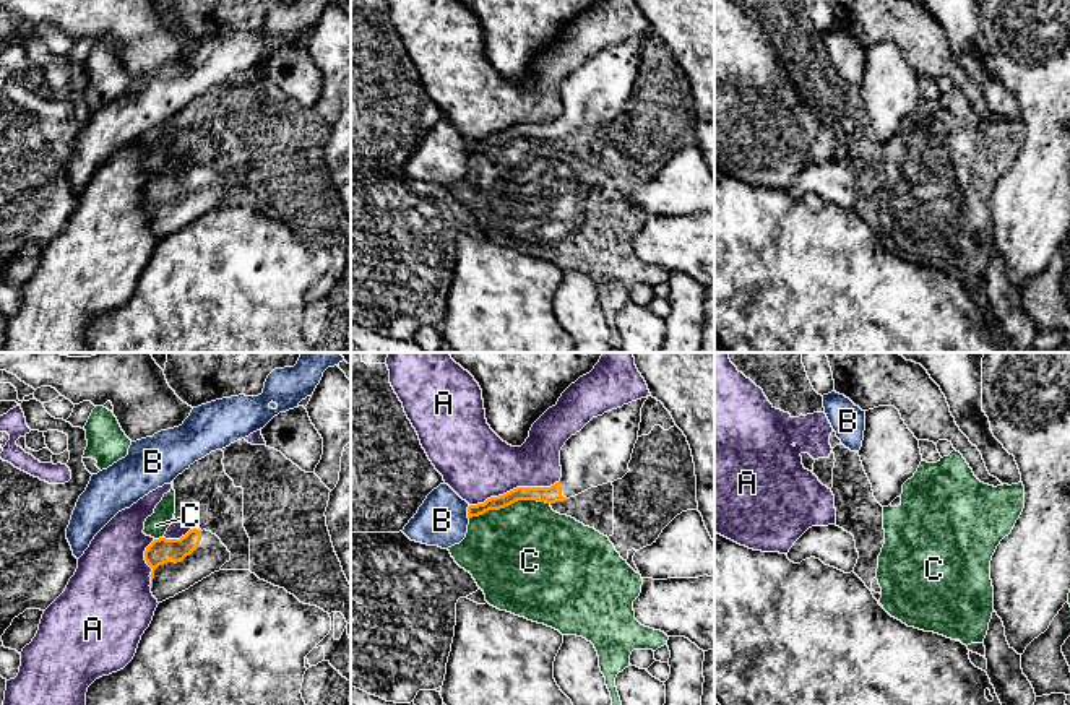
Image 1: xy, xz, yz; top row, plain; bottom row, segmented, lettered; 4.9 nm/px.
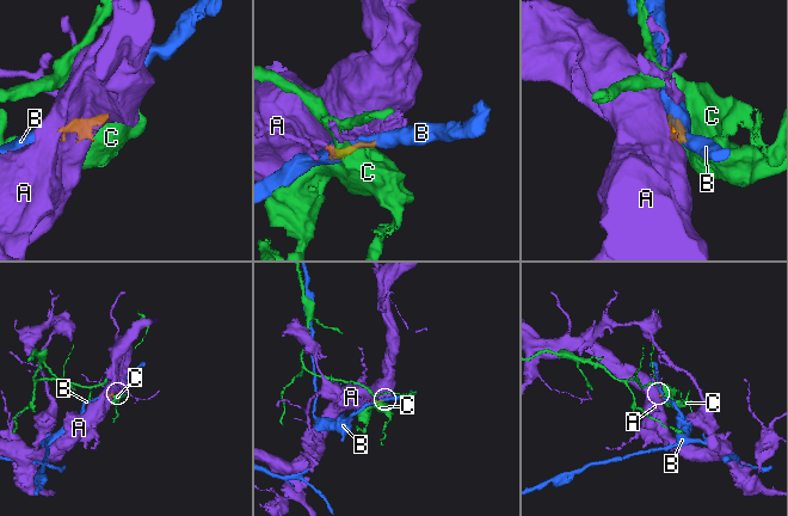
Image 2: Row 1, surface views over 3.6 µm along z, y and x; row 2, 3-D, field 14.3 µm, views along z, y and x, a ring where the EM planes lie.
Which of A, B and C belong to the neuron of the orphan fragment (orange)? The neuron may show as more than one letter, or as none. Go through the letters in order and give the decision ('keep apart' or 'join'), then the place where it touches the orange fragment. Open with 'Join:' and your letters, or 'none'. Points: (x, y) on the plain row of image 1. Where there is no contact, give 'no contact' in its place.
Join: none
A: keep apart | xz (513, 125)
B: keep apart | xz (468, 148)
C: keep apart | xz (509, 140)

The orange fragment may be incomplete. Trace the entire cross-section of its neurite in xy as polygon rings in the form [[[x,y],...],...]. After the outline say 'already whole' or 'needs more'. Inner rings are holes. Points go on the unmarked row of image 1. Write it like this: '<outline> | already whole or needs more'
[[[193,164],[180,175],[154,175],[145,197],[153,205],[151,229],[162,239],[219,208],[231,188],[211,167]]] | needs more

